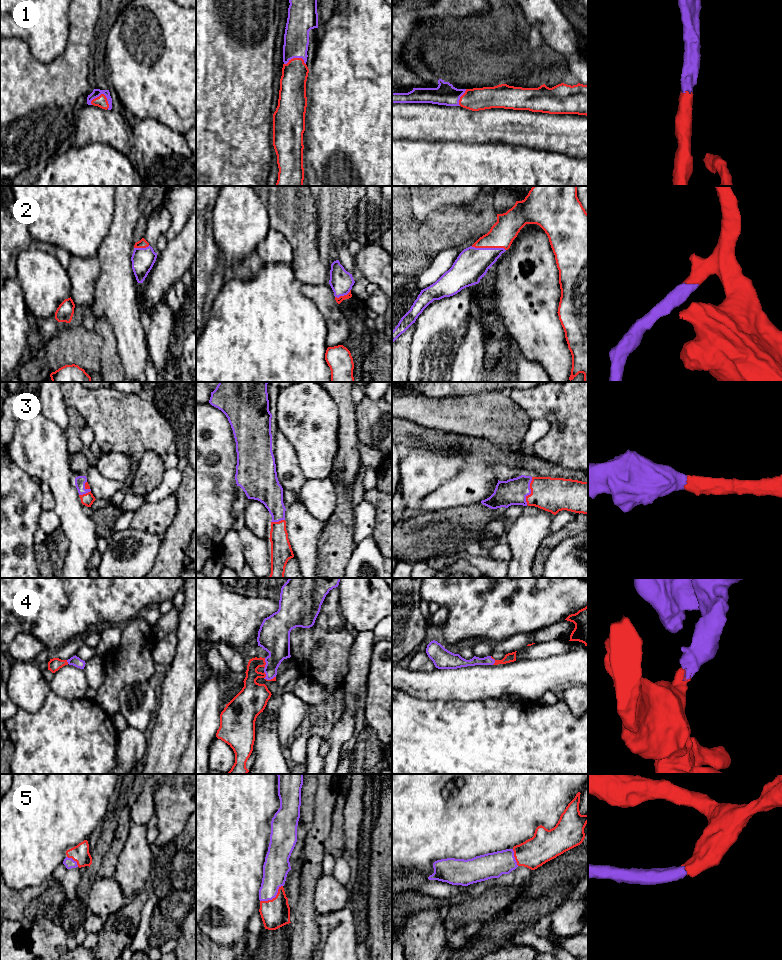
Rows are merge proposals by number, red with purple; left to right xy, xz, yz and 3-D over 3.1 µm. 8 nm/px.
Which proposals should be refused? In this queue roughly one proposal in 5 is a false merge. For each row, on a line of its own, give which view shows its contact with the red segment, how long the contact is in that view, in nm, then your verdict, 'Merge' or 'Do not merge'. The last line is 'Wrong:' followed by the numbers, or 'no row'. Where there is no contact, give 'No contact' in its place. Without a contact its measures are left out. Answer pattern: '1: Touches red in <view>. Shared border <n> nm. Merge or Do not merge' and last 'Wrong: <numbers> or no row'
1: Touches red in xy. Shared border 170 nm. Merge
2: Touches red in yz. Shared border 280 nm. Merge
3: Touches red in yz. Shared border 220 nm. Merge
4: Touches red in xz. Shared border 90 nm. Merge
5: Touches red in xz. Shared border 220 nm. Merge
Wrong: no row

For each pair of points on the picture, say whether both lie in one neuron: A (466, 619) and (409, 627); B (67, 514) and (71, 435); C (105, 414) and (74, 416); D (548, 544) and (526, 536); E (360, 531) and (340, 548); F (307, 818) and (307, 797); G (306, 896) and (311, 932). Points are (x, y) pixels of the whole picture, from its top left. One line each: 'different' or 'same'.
A: different
B: different
C: different
D: different
E: different
F: same
G: same

